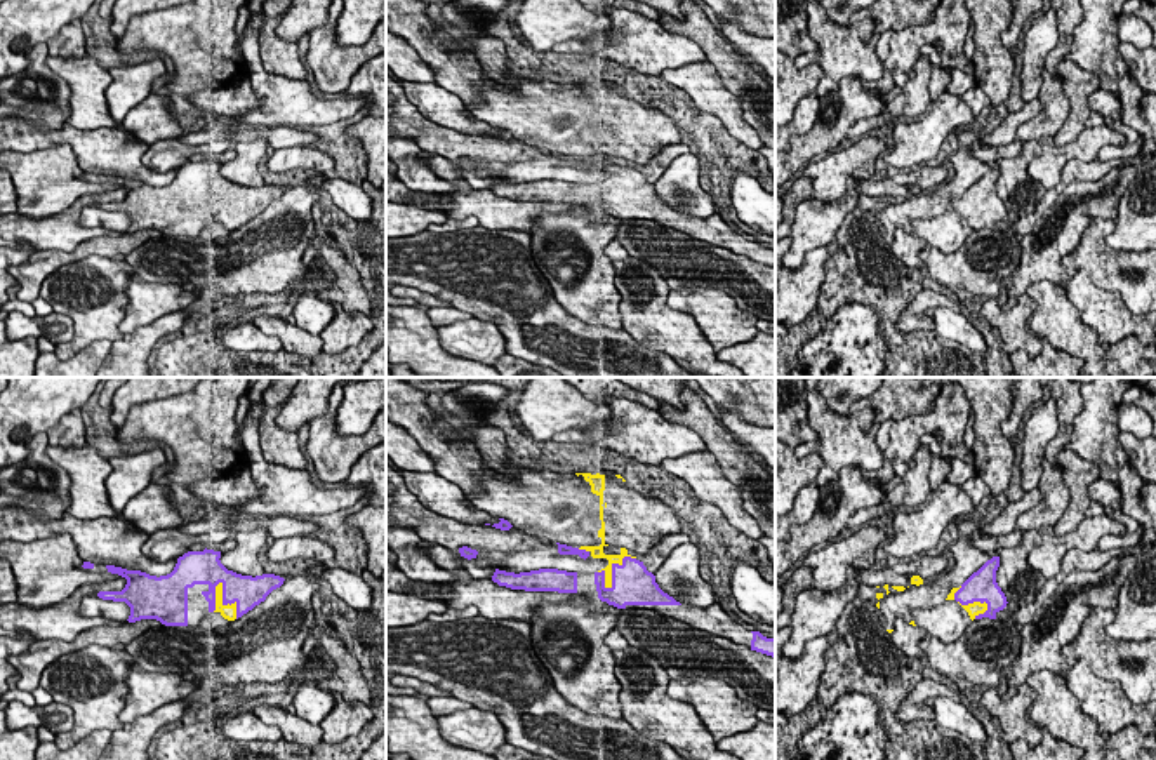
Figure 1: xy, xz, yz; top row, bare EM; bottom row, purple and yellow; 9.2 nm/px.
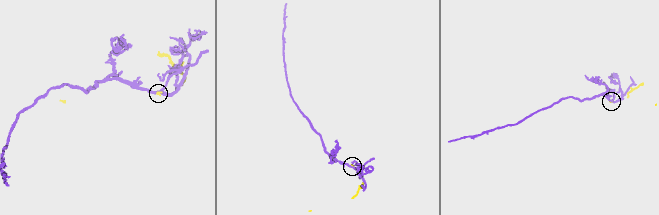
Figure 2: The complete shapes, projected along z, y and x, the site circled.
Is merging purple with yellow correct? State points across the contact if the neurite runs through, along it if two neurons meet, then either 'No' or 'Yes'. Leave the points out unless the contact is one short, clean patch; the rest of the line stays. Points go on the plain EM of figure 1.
No

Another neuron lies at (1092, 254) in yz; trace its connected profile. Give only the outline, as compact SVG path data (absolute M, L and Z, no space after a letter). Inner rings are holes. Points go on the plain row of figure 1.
M1093 217L1085 230L1078 247L1062 257L1064 282L1069 282L1080 270L1083 270L1093 285L1109 292L1119 292L1123 303L1111 304L1111 310L1125 306L1133 315L1156 311L1156 250L1125 252L1113 250L1106 243L1106 237L1114 231L1113 219Z

